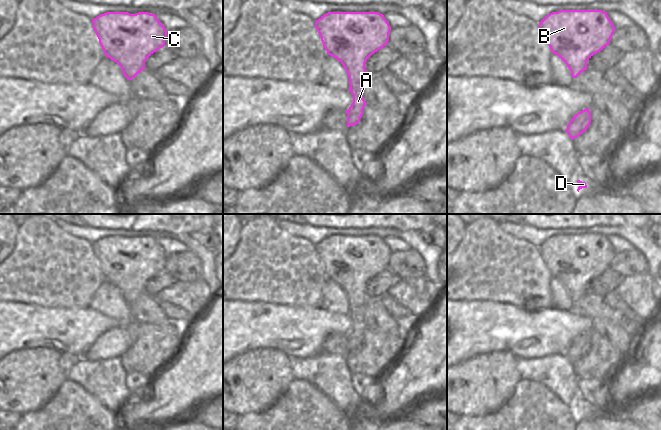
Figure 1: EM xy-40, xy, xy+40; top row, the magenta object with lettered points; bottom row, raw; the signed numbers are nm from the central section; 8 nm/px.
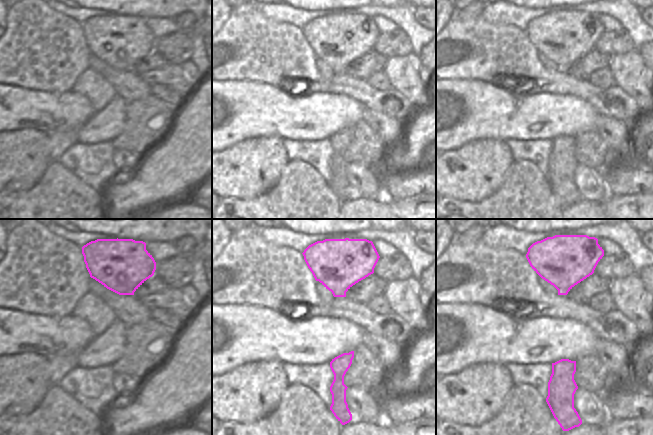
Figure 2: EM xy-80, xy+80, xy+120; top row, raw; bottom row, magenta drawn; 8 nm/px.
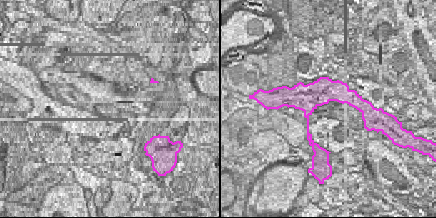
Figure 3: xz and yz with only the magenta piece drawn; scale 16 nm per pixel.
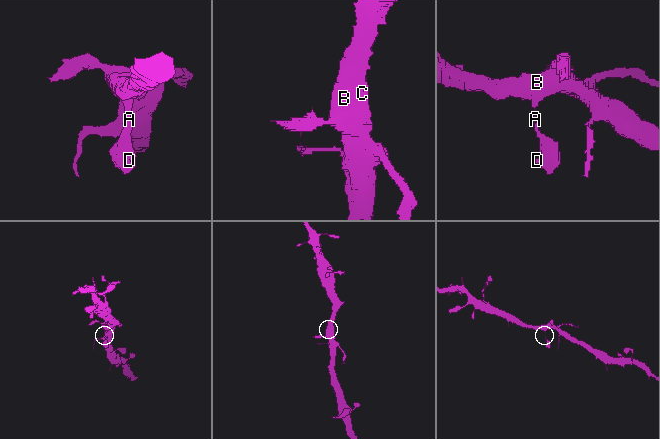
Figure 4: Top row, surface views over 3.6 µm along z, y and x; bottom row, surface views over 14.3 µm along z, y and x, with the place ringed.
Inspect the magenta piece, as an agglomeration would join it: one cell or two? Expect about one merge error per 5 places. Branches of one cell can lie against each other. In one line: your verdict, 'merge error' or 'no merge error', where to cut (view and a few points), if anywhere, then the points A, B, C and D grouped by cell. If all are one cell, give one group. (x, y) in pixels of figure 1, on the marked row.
no merge error; cut none; groups A B C D

